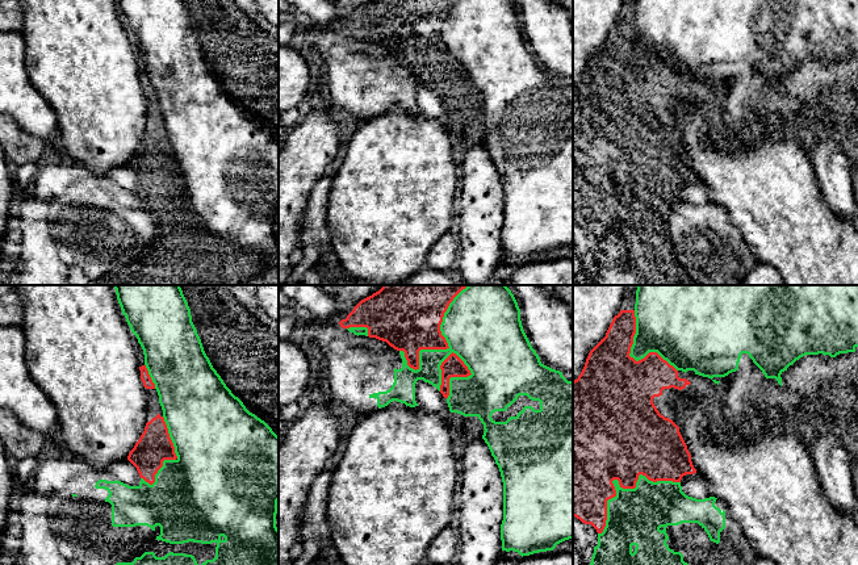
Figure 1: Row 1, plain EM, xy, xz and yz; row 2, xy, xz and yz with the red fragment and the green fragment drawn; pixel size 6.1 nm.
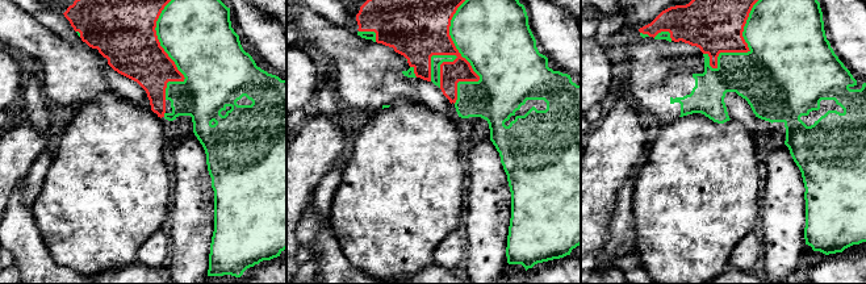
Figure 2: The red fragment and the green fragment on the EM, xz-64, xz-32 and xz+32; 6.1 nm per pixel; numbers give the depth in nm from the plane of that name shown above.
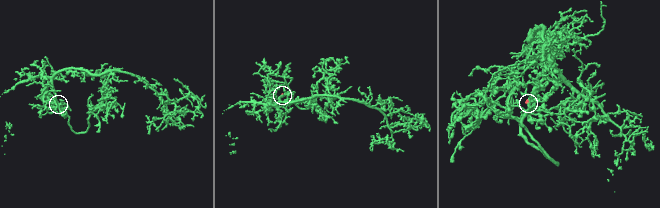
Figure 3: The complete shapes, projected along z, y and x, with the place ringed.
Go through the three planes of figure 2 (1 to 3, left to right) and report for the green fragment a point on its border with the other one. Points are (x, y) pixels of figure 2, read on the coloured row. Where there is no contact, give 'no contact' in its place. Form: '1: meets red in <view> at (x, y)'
1: meets red in xz-64 at (167, 55)
2: meets red in xz-32 at (467, 61)
3: meets red in xz+32 at (748, 47)

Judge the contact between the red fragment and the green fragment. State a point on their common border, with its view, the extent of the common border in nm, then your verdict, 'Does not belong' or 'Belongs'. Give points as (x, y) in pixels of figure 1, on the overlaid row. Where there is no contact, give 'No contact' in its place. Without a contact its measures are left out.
Touches red at xz (446, 342). Shared border 600 nm. Does not belong

